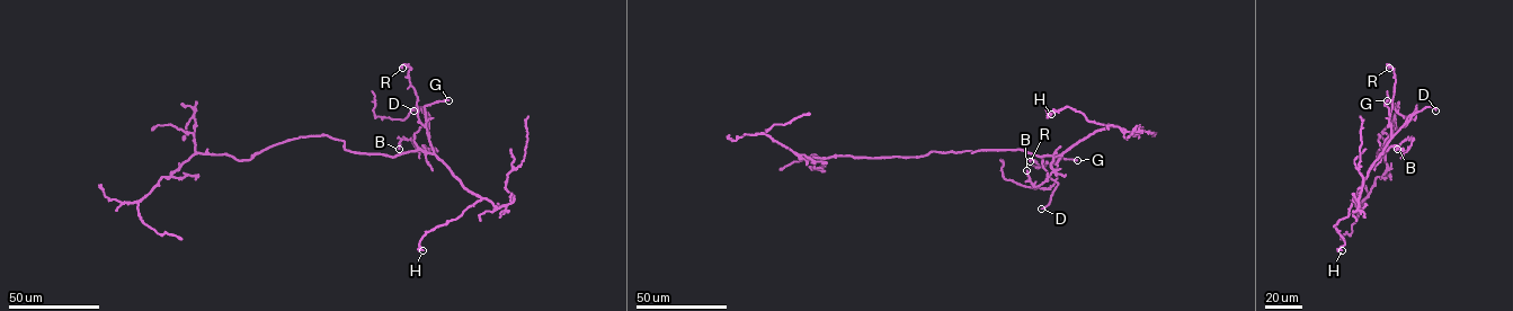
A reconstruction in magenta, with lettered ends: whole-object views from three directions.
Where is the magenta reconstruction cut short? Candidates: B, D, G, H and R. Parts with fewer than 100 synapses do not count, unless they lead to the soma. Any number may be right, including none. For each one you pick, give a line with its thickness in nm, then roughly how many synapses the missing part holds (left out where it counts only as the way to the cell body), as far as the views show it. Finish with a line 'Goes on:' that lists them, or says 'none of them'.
D: 180 nm
Goes on: D

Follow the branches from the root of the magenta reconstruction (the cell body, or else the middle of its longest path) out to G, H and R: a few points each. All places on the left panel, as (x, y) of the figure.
G: (344, 142), (345, 149), (363, 153), (394, 157), (418, 149), (433, 153), (424, 106), (448, 100)
H: (344, 142), (345, 149), (363, 153), (434, 153), (481, 198), (428, 231), (419, 243), (423, 250)
R: (344, 142), (345, 149), (363, 153), (433, 152), (418, 115), (411, 69), (402, 68)

